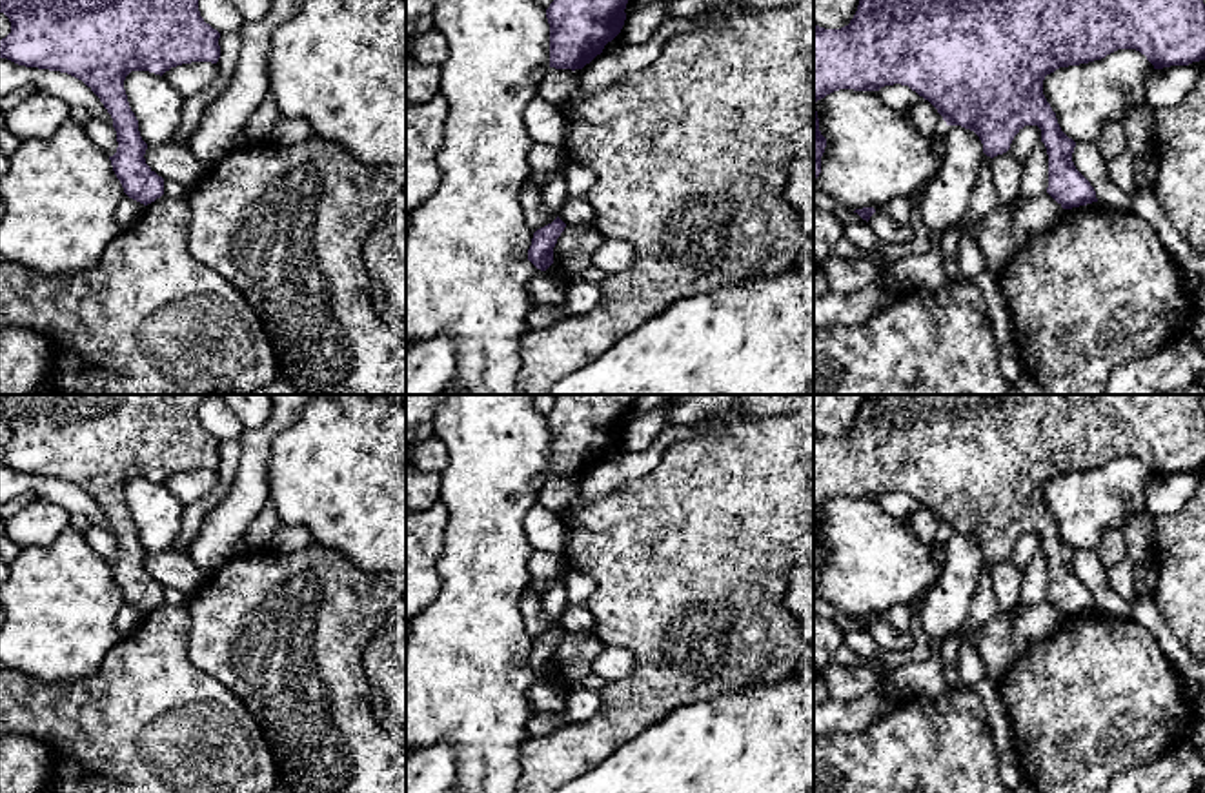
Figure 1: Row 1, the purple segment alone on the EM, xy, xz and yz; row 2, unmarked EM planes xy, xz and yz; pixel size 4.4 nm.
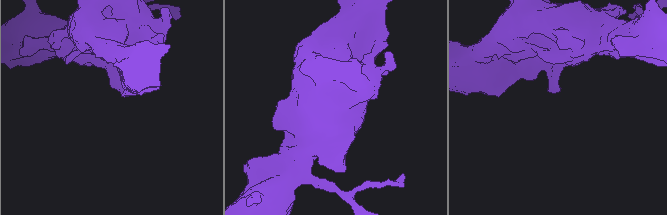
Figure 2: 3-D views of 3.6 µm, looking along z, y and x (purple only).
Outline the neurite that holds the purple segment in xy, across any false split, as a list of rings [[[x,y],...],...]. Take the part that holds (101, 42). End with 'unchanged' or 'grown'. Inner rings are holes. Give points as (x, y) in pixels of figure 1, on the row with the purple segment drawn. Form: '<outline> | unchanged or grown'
[[[0,0],[0,13],[11,22],[11,33],[0,40],[0,58],[82,80],[113,118],[118,147],[109,160],[124,193],[144,206],[160,198],[164,178],[146,164],[147,144],[129,107],[124,80],[131,71],[162,76],[182,64],[218,62],[220,33],[204,22],[198,0]]] | unchanged

